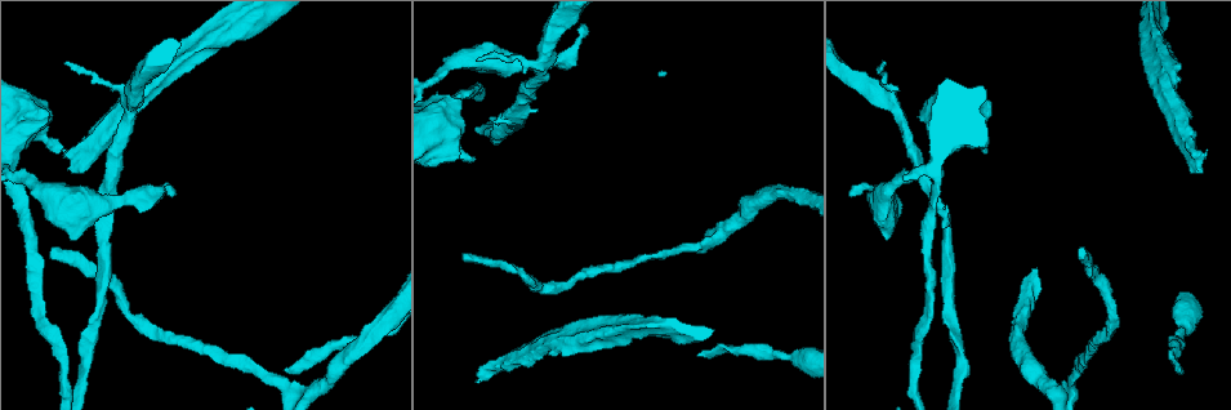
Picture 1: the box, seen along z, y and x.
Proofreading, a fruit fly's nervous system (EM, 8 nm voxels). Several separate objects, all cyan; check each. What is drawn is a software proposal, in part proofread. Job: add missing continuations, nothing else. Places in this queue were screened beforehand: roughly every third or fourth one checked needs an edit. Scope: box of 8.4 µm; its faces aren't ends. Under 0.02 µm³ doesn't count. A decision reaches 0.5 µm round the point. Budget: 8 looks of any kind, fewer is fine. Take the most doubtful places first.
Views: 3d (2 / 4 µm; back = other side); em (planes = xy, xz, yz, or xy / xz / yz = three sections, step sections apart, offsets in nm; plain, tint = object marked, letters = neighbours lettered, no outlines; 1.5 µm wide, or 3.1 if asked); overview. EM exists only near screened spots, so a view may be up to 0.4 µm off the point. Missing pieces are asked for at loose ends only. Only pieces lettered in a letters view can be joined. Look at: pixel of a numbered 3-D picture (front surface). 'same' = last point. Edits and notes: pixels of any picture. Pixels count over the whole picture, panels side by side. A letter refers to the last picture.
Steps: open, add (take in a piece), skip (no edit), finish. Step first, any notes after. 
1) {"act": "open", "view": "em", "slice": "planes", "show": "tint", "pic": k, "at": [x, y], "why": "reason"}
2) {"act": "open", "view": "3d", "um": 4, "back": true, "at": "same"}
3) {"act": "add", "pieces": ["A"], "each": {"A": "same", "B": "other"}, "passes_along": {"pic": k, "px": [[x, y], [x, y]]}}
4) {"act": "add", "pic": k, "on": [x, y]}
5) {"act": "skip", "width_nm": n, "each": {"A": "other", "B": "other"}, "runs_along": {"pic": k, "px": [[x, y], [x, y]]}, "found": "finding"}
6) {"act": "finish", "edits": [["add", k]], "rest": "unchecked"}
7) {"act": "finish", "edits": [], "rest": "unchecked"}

{"act": "open", "view": "em", "slice": "planes", "show": "tint", "pic": 1, "at": [476, 382], "why": "branch stops here"}

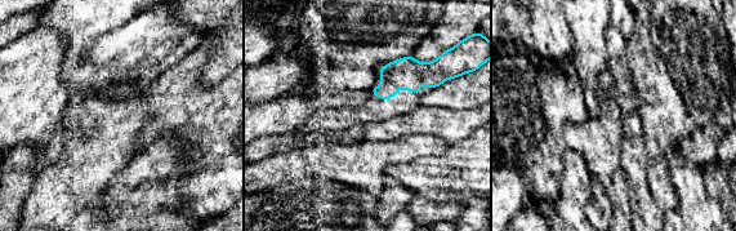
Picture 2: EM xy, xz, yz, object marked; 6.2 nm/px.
{"act": "open", "view": "em", "slice": "planes", "show": "letters", "at": "same"}

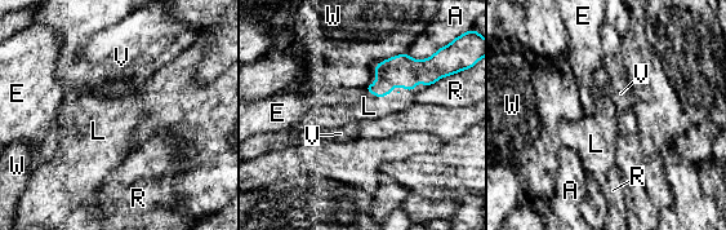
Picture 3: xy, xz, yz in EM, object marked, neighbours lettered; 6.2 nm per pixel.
{"act": "add", "pieces": ["L"], "each": {"A": "other", "E": "other", "L": "same", "R": "other", "V": "other", "W": "other"}, "found": "the neuron continues"}

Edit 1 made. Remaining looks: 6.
{"act": "open", "view": "overview", "why": "redraw"}

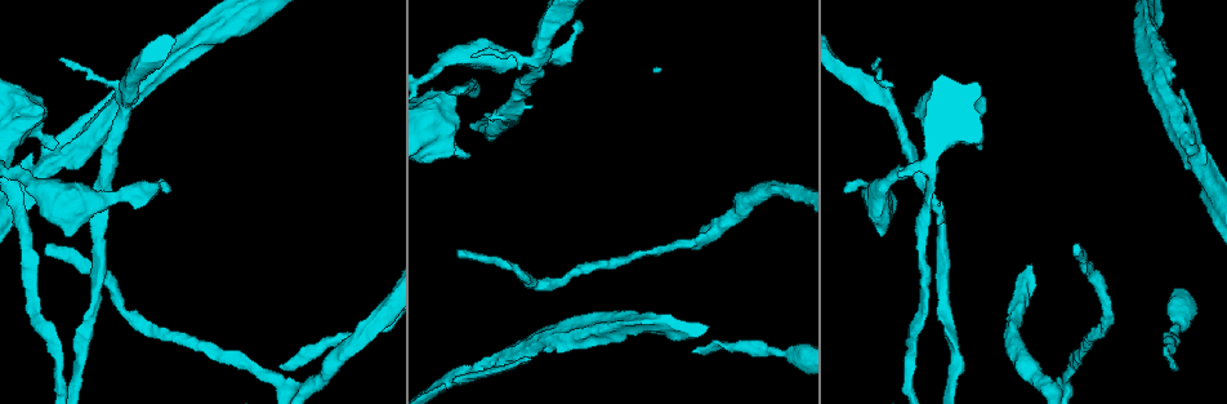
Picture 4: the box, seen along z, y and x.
{"act": "open", "view": "em", "slice": "planes", "show": "letters", "pic": 4, "at": [47, 252], "why": "long arm stops here"}

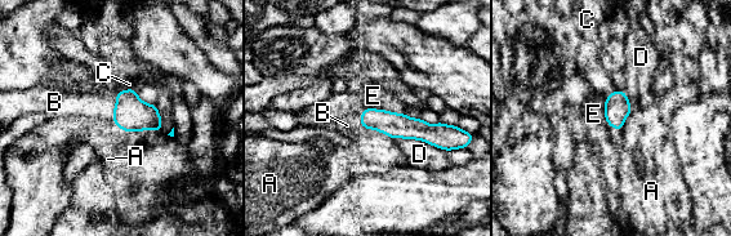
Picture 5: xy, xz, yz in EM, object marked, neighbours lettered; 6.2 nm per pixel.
{"act": "add", "pieces": ["B"], "each": {"A": "other", "B": "same", "C": "other", "D": "other", "E": "other"}, "found": "the neuron continues"}

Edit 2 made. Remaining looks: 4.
{"act": "open", "view": "3d", "um": 4, "pic": 4, "at": [1173, 368], "why": "thin end"}

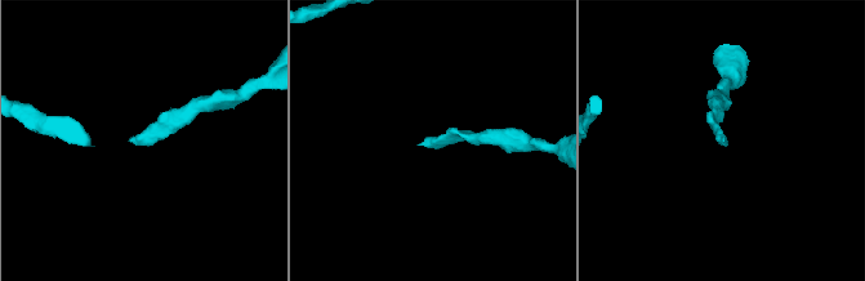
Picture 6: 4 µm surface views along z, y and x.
{"act": "open", "view": "em", "slice": "planes", "show": "letters", "pic": 6, "at": [419, 145]}

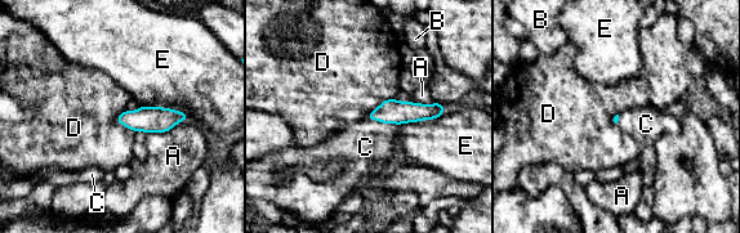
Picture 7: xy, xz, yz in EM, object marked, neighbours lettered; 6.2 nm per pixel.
{"act": "add", "pieces": ["C"], "each": {"A": "other", "B": "other", "C": "same", "D": "other", "E": "other"}, "passes_along": {"pic": 7, "px": [[391, 111], [382, 121], [365, 147]]}, "found": "the neuron continues"}

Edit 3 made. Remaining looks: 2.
{"act": "finish", "edits": [["add", 3], ["add", 5], ["add", 7]], "rest": "unchecked"}

